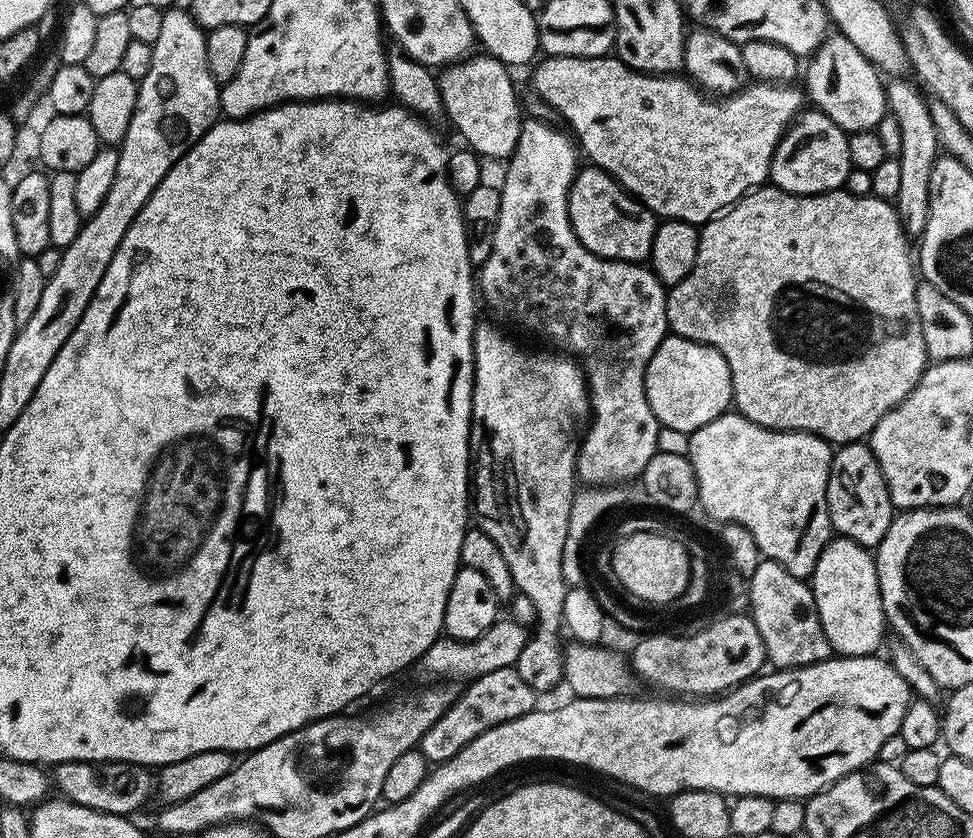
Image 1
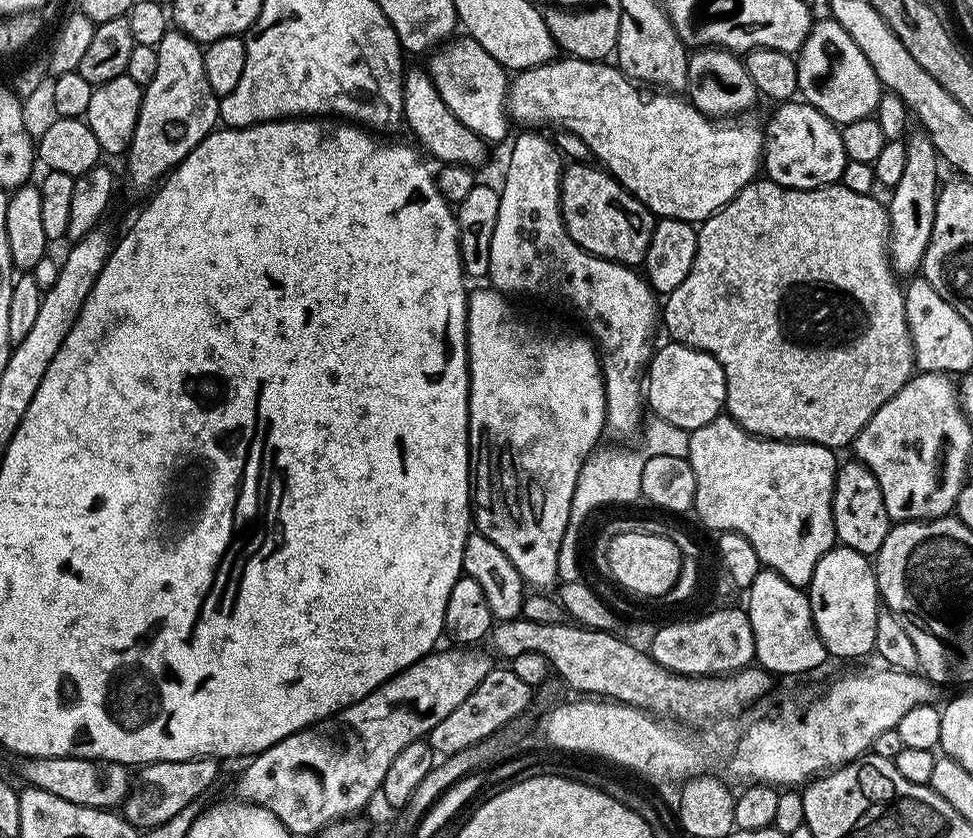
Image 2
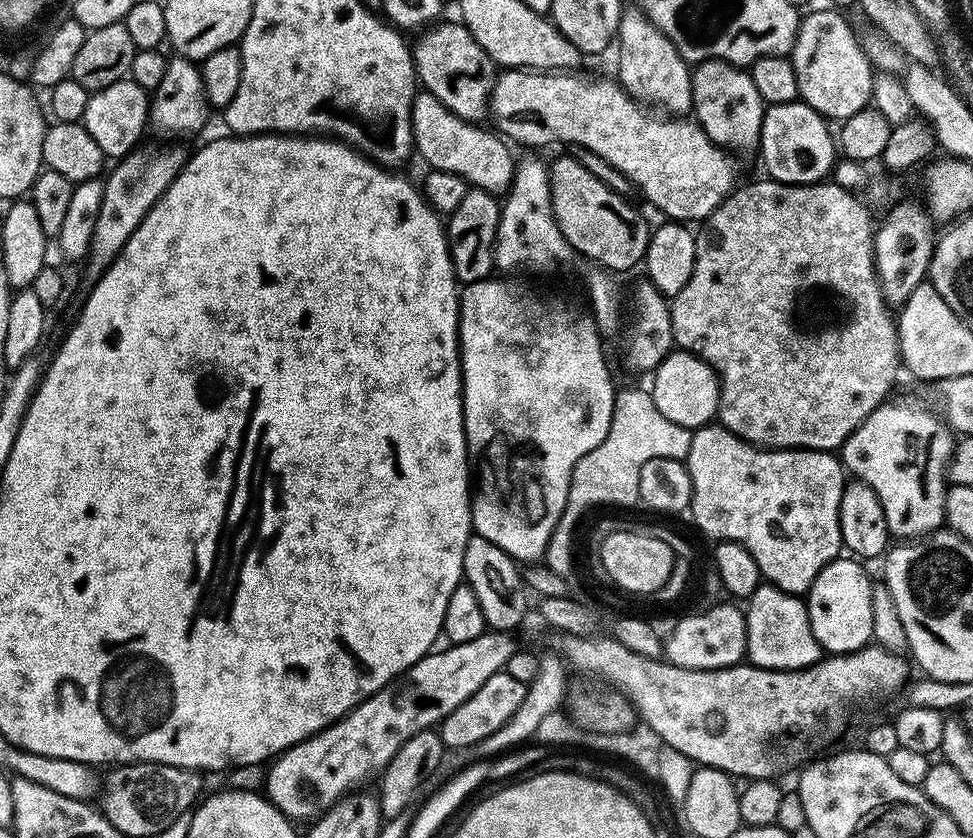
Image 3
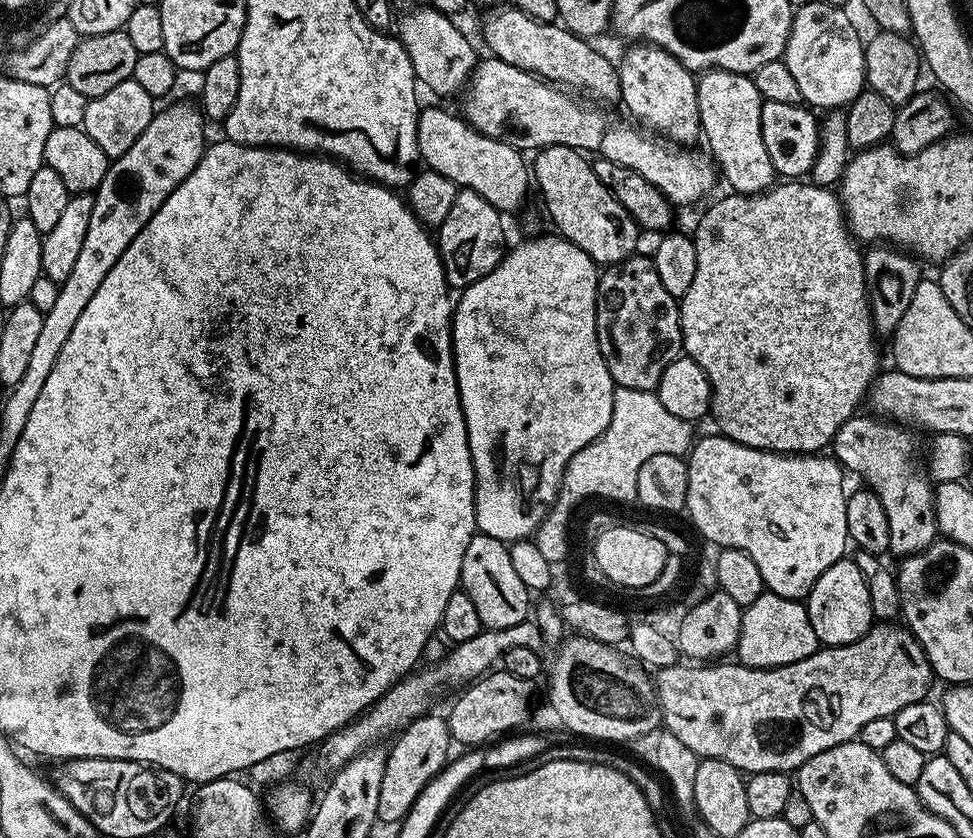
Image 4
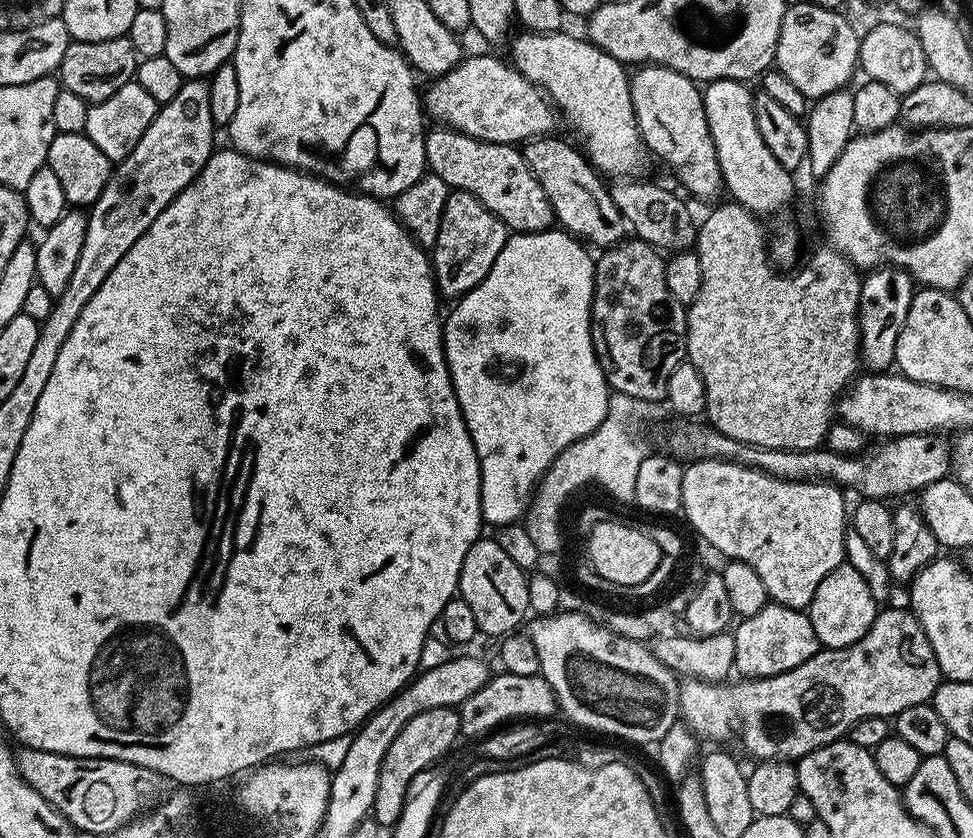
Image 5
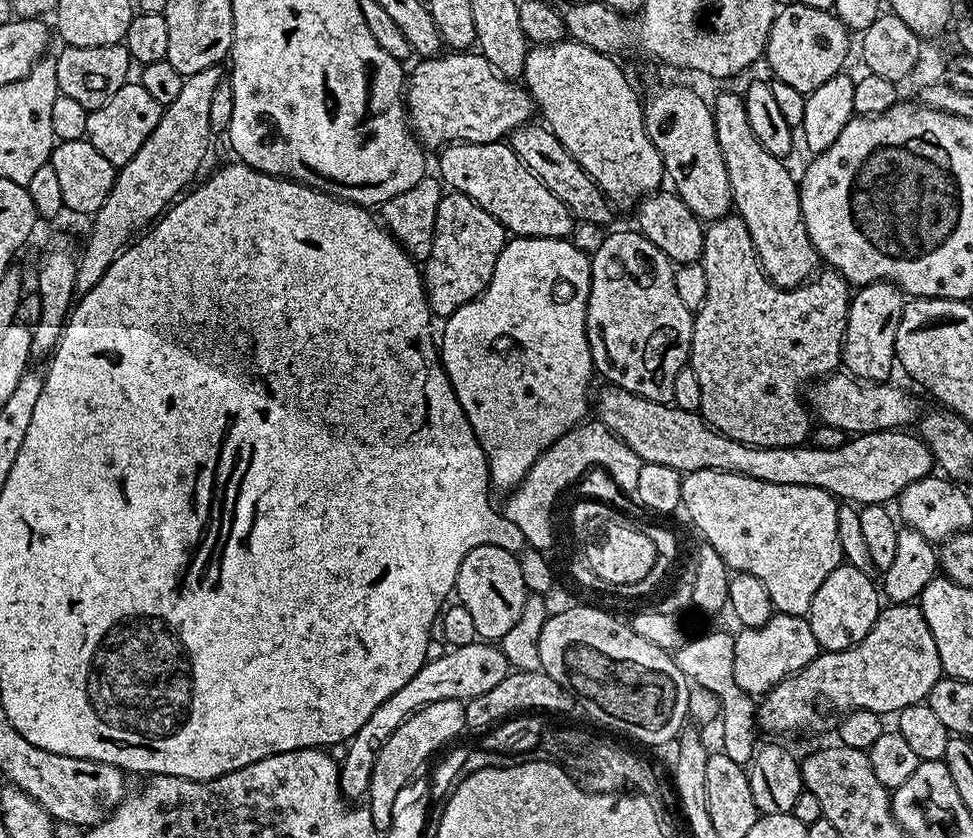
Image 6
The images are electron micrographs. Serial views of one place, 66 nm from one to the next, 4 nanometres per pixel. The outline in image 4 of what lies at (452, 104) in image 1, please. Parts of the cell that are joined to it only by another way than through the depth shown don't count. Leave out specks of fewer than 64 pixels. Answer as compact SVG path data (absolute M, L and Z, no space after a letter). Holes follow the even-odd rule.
M431 6L416 8L400 20L398 39L410 58L410 66L414 66L417 81L440 96L463 93L478 63L475 46L455 22L451 15L444 15Z

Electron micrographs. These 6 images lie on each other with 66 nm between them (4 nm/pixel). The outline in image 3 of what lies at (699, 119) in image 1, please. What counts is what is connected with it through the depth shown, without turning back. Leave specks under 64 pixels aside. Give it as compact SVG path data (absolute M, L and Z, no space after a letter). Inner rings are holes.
M576 70L501 71L490 101L495 131L513 145L540 148L561 140L564 146L577 144L593 151L624 174L631 187L665 212L669 221L703 221L737 187L733 153L718 147L695 119L657 114L633 100L615 79L580 74Z

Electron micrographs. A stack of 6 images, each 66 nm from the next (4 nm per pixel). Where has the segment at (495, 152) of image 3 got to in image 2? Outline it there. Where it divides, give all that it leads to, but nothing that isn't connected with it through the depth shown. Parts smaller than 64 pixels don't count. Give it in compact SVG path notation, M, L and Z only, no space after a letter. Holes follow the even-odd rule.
M409 67L404 73L403 123L408 124L409 130L416 135L417 141L415 140L415 143L433 161L435 161L434 159L440 160L441 165L467 164L477 166L476 164L482 163L488 156L489 145L485 140L478 134L474 134L474 130L462 126L462 122L458 122L458 118L454 118L450 106L446 106L446 102L442 102L427 67Z

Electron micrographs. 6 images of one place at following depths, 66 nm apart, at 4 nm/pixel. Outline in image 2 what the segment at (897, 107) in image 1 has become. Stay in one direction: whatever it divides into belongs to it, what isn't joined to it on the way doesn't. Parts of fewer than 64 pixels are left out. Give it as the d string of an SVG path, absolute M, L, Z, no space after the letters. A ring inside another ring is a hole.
M923 130L909 131L904 145L906 146L906 167L900 181L897 182L895 188L891 189L889 196L892 197L886 200L888 255L892 262L892 271L896 273L897 277L912 278L921 271L926 246L930 246L942 164L937 157L934 142L930 140L930 134Z

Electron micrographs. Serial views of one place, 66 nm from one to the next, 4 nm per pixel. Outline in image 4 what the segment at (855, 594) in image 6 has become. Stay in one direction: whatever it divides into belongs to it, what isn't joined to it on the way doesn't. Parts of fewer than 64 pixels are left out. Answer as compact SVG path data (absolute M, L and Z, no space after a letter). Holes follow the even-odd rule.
M852 558L834 562L834 566L823 572L808 592L806 607L810 626L814 626L814 634L824 646L852 644L865 636L874 623L867 579Z

